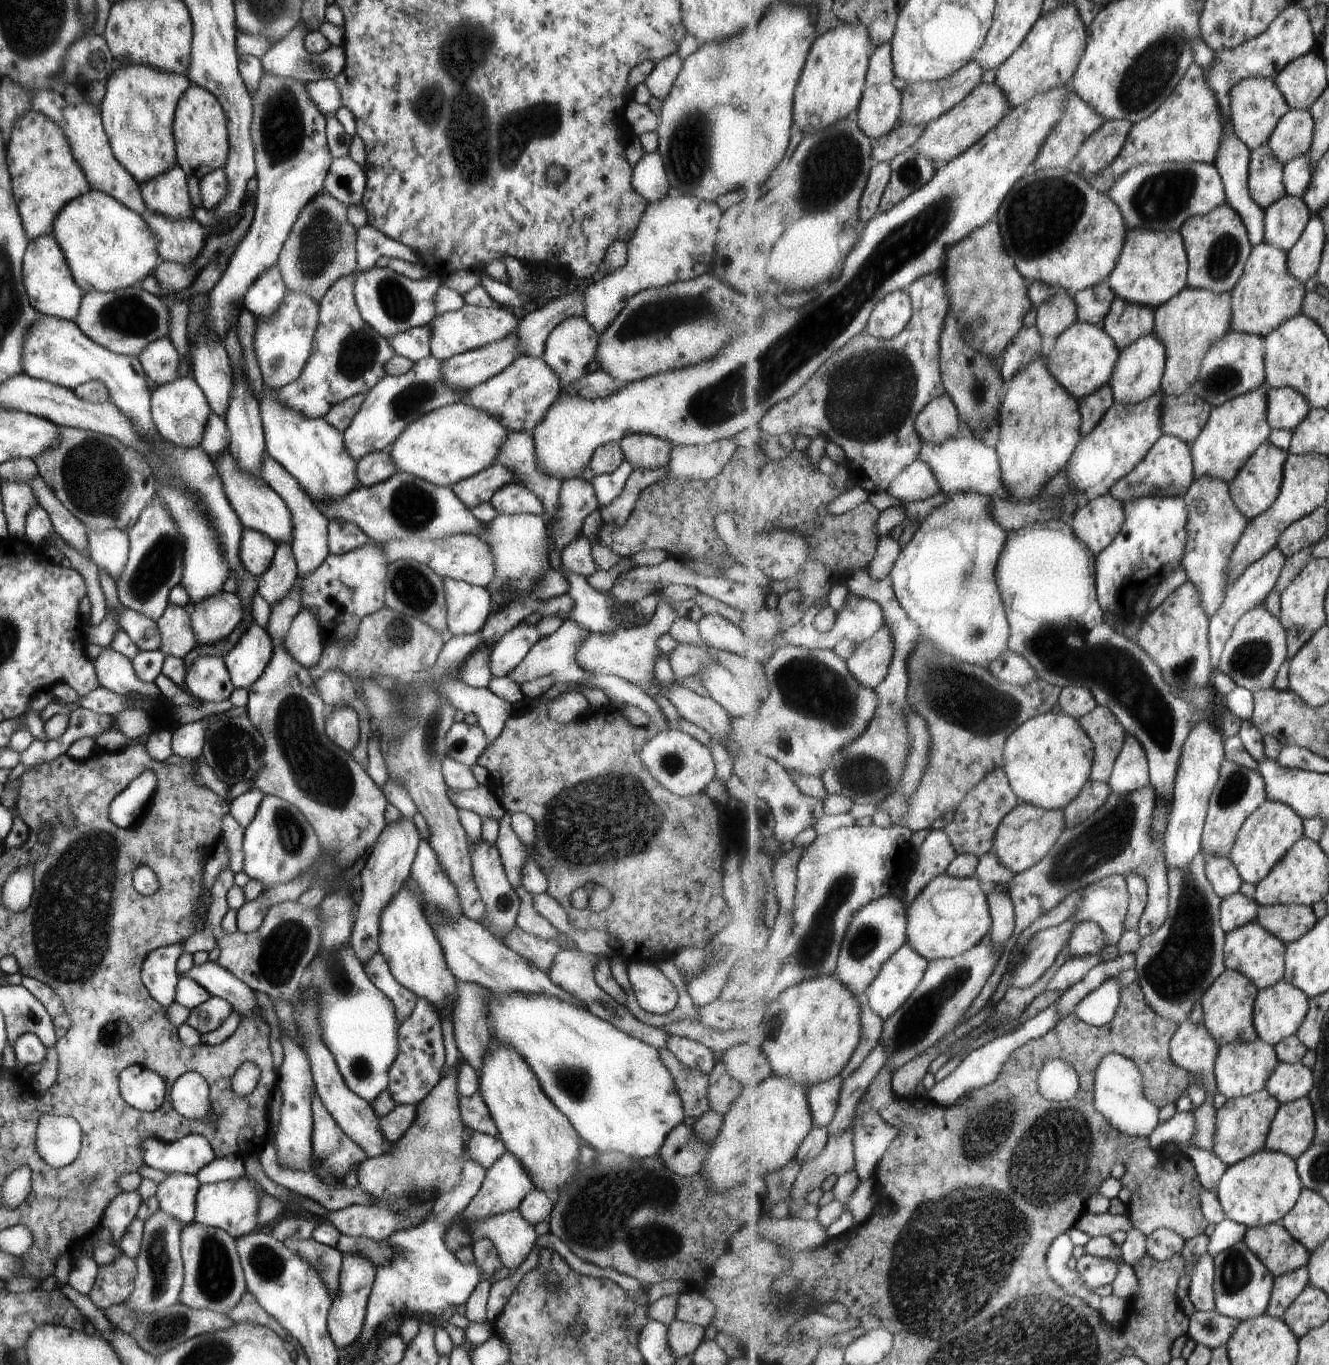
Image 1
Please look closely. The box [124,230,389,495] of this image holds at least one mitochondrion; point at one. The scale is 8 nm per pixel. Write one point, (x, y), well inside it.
(358, 352)

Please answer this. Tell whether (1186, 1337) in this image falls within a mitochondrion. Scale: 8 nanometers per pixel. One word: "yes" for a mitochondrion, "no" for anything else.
no

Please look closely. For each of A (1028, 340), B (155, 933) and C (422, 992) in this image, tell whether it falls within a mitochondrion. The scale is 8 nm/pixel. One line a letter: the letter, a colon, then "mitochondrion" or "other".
A: other
B: other
C: other

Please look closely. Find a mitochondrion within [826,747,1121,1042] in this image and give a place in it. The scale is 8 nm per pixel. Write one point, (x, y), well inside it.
(864, 776)

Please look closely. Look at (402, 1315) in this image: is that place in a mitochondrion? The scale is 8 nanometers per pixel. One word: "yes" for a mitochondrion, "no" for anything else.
no

